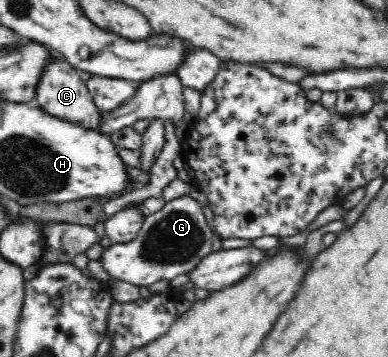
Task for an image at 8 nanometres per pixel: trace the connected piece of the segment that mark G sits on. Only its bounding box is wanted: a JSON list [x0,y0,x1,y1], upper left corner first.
[100,195,215,287]

